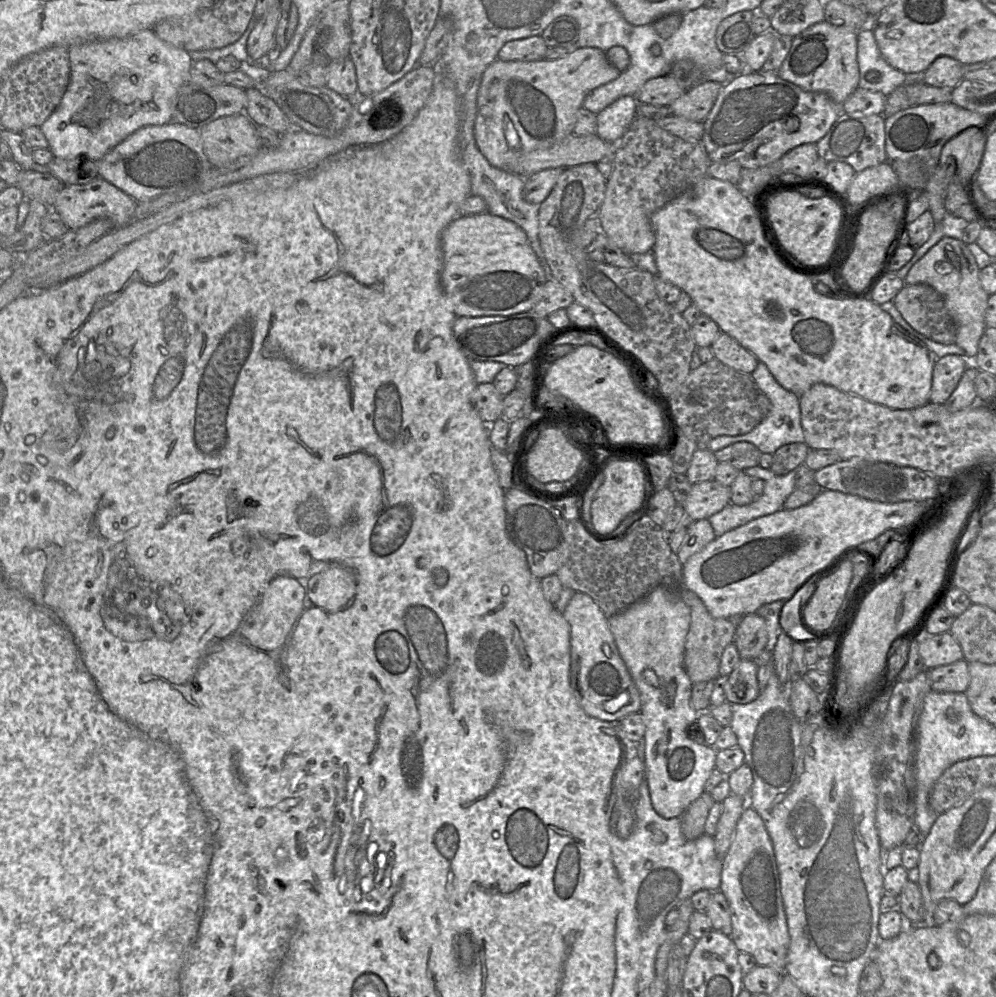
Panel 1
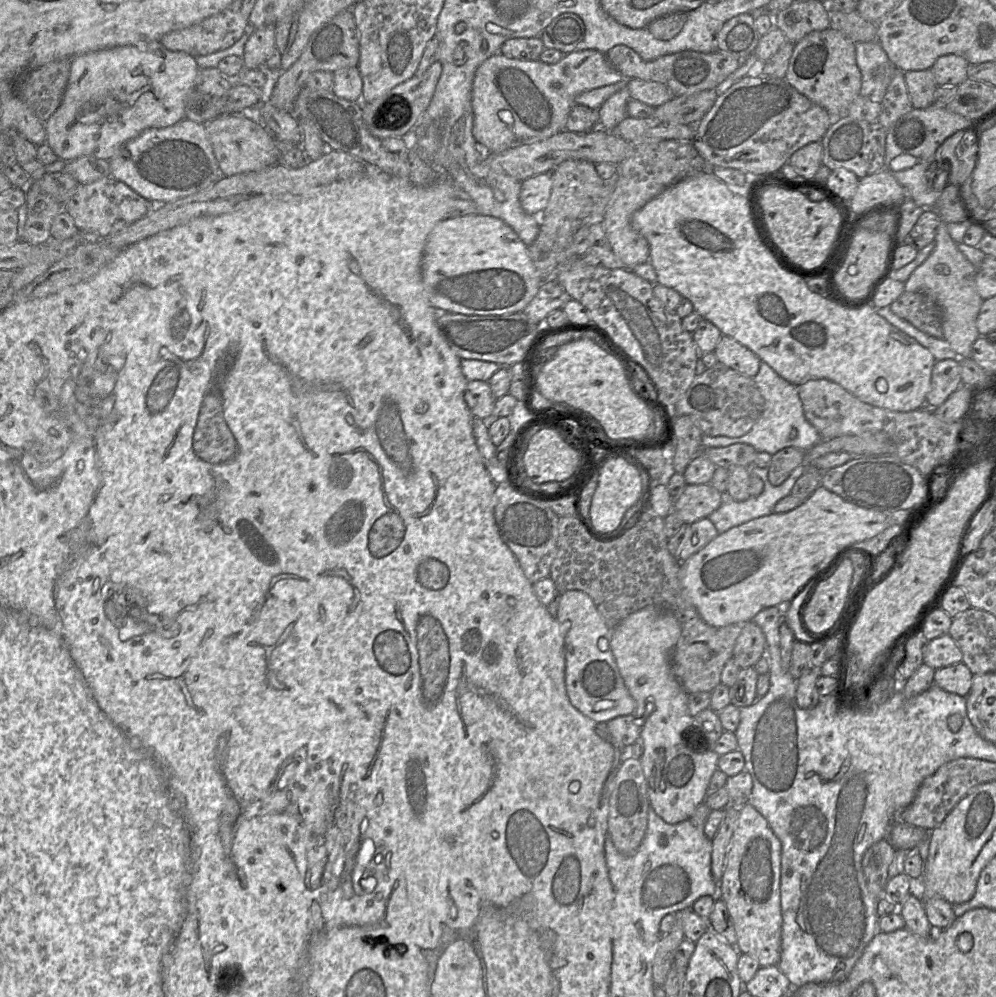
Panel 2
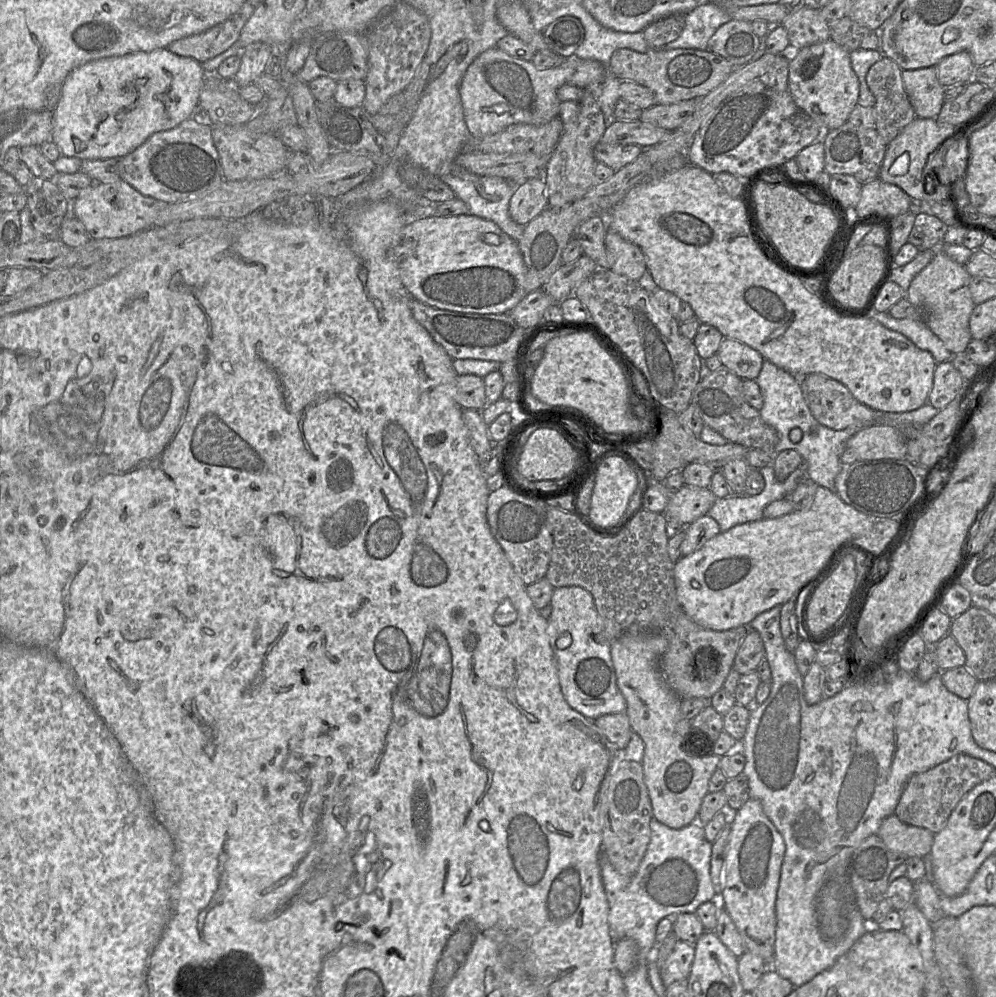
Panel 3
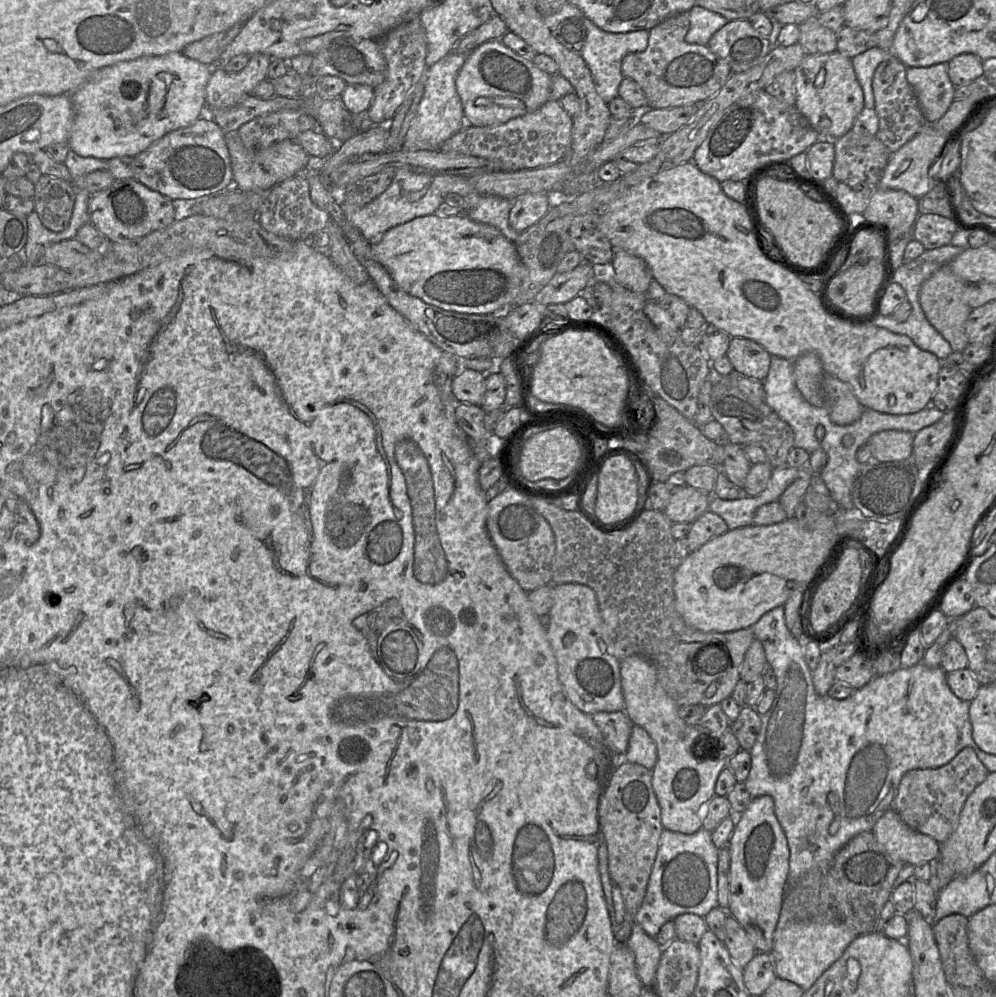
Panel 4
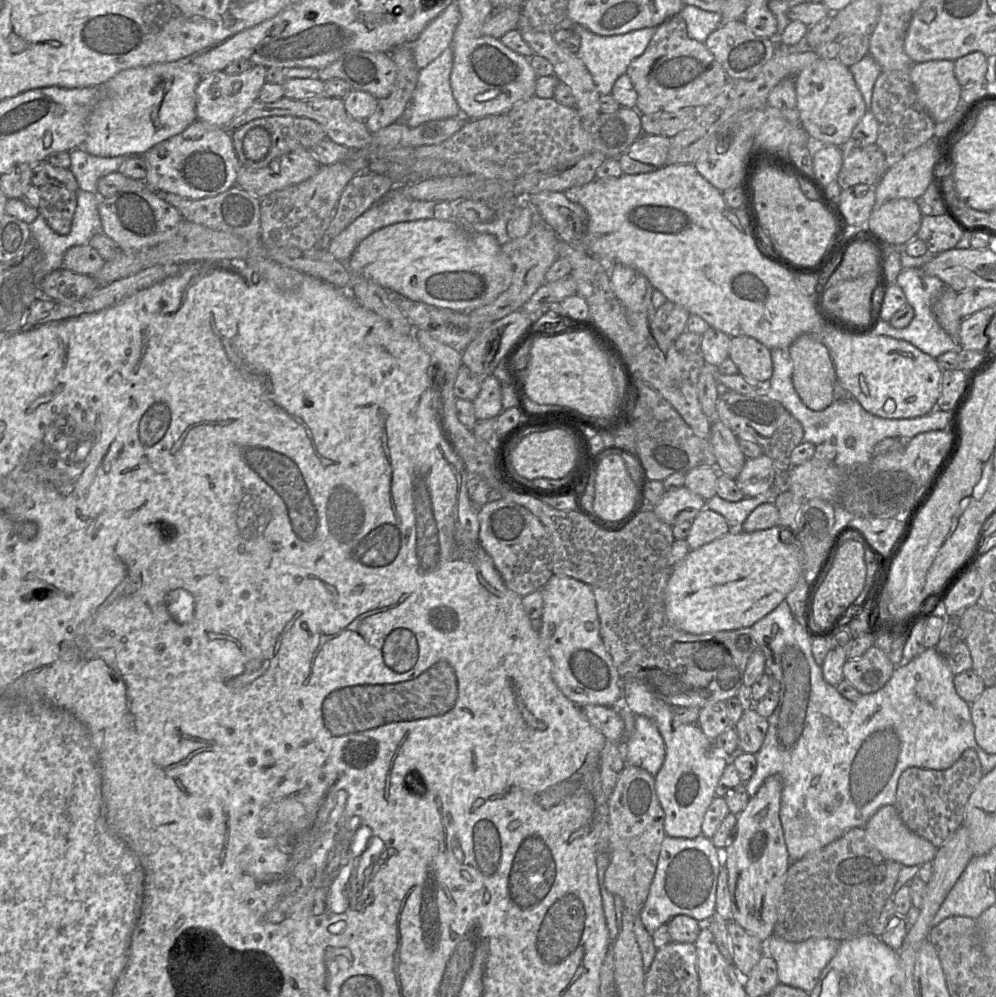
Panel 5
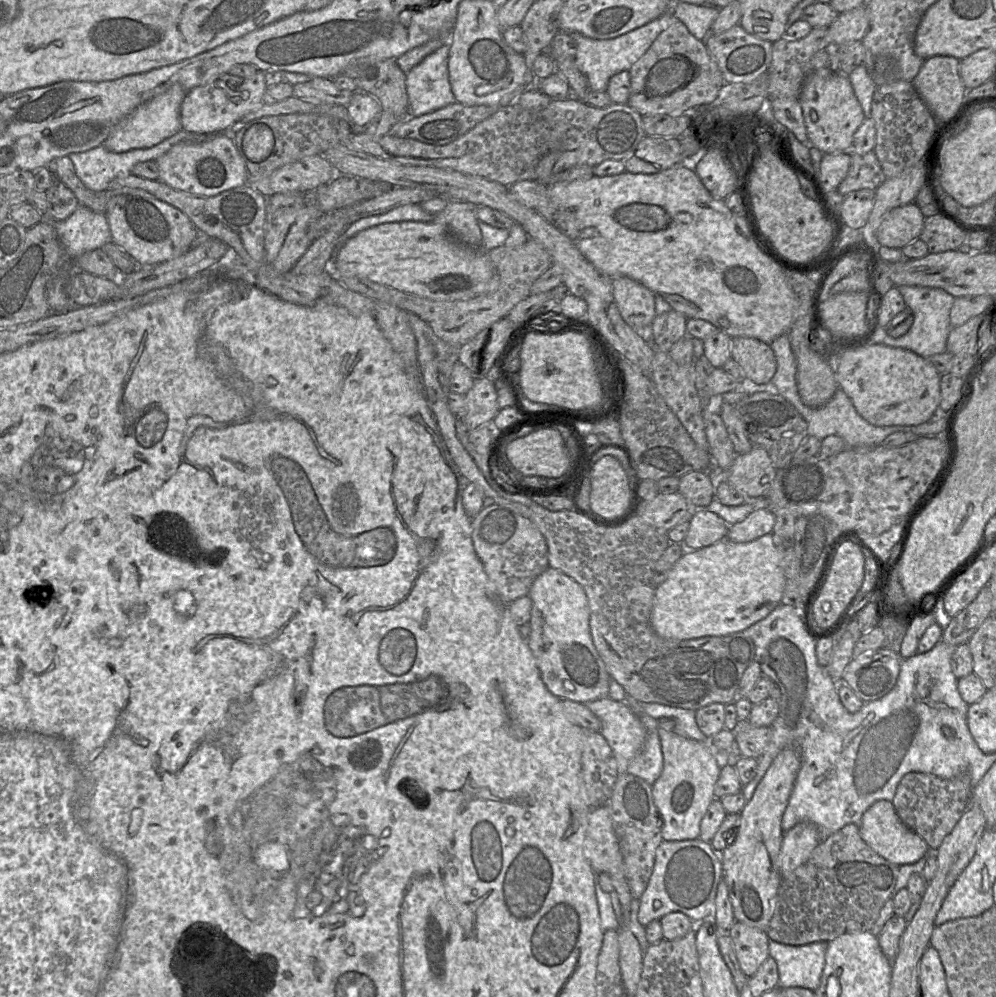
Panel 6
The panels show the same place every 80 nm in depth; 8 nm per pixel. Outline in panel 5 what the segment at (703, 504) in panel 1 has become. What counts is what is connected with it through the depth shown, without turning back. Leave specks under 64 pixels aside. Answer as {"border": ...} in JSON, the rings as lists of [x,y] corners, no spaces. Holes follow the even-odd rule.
{"border":[[[683,486],[665,491],[652,510],[660,520],[672,527],[681,522],[692,522],[705,505],[706,501],[701,496]]]}

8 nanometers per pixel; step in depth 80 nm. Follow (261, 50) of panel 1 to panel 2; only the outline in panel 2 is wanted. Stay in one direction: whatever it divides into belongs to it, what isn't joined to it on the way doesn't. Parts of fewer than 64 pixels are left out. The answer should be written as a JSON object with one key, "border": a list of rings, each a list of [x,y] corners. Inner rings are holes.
{"border":[[[276,25],[256,28],[249,37],[243,54],[244,68],[257,70],[264,65],[275,47]]]}

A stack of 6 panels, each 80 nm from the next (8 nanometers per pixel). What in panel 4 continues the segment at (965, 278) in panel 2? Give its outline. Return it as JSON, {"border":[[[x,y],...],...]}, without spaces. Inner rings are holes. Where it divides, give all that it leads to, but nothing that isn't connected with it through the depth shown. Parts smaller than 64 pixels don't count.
{"border":[[[946,264],[940,266],[920,288],[920,305],[927,320],[949,342],[955,352],[963,352],[969,344],[965,324],[973,309],[965,303],[965,284]]]}

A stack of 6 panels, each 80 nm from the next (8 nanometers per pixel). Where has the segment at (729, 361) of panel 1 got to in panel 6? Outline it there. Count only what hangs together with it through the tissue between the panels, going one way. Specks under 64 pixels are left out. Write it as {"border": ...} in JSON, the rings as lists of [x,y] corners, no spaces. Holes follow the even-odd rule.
{"border":[[[732,337],[731,358],[756,384],[768,383],[776,373],[777,360],[769,344],[750,337]]]}

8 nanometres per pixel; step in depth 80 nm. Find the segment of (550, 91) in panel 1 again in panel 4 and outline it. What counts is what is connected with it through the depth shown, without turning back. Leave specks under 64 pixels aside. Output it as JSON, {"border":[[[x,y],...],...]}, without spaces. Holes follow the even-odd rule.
{"border":[[[500,40],[482,43],[469,53],[455,79],[466,124],[499,125],[539,109],[550,100],[551,78]]]}

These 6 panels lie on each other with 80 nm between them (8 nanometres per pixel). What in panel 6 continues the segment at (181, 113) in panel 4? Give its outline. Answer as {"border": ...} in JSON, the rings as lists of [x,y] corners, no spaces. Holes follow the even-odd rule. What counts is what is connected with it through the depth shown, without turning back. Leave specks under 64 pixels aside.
{"border":[[[179,84],[170,86],[123,118],[114,127],[102,146],[109,151],[122,153],[134,149],[151,148],[175,135],[182,130],[180,109],[186,94],[187,92]]]}

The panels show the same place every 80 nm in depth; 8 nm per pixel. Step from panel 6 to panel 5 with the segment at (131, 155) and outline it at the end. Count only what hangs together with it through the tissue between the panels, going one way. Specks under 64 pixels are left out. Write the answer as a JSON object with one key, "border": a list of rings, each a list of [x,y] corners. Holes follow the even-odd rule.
{"border":[[[82,148],[70,153],[69,169],[74,174],[79,187],[92,194],[97,194],[97,185],[101,177],[118,172],[121,164],[130,156],[100,157],[91,155]]]}

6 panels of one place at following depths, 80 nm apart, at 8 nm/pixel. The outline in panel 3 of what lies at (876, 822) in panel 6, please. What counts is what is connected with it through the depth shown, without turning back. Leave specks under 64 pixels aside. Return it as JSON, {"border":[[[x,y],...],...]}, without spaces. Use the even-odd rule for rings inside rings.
{"border":[[[892,814],[882,821],[877,835],[890,850],[906,858],[922,858],[931,852],[935,834],[928,829],[906,824]]]}

